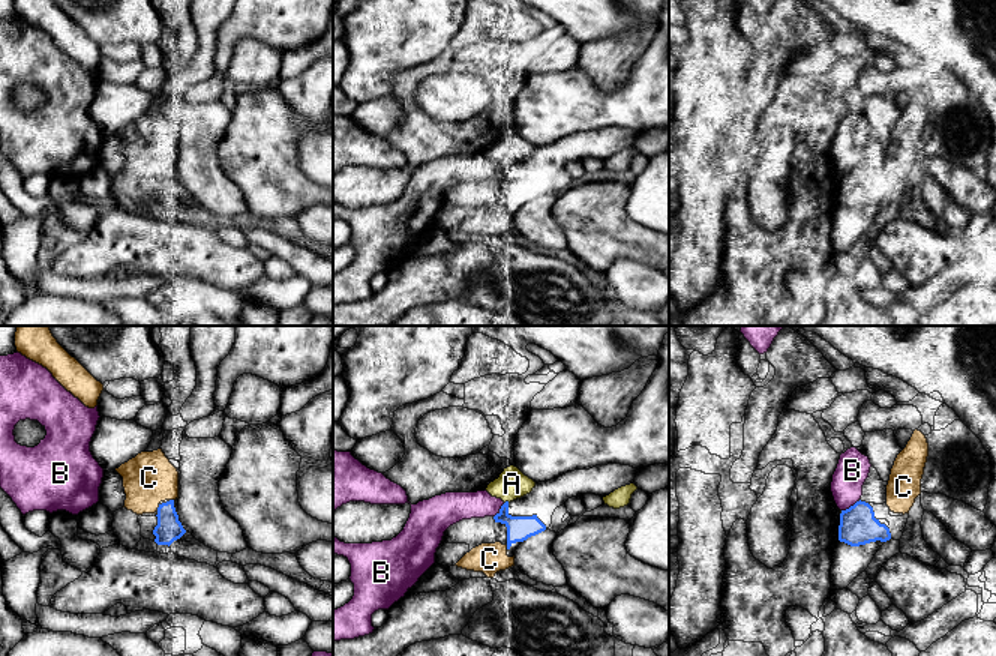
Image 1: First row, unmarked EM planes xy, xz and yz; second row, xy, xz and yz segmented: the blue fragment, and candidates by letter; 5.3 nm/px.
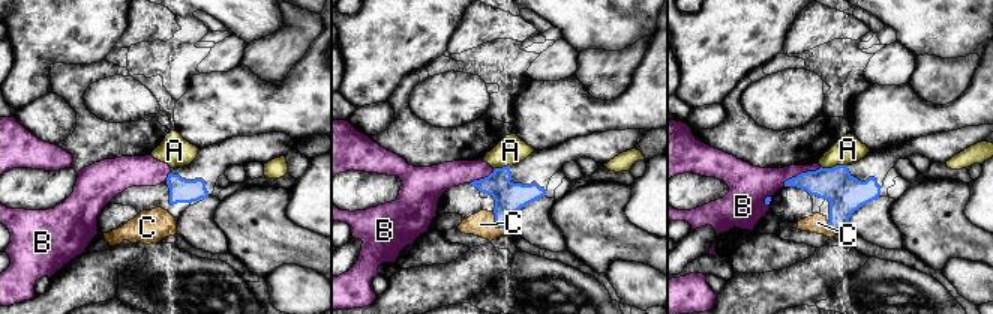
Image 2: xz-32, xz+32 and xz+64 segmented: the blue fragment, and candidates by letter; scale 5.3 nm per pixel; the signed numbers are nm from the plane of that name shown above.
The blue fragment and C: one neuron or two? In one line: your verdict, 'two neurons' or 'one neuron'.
one neuron

